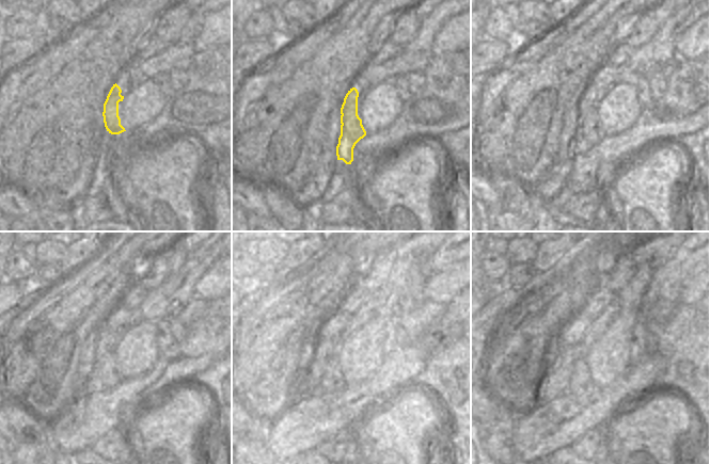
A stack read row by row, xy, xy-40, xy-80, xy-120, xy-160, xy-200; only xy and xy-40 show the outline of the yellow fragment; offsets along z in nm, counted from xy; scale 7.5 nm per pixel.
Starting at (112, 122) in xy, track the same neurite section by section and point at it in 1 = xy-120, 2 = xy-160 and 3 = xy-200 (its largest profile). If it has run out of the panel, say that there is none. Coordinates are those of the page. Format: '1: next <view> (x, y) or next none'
1: next xy-120 (105, 376)
2: next xy-160 (344, 379)
3: next xy-200 (581, 385)

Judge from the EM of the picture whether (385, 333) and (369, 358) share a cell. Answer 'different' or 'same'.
same

